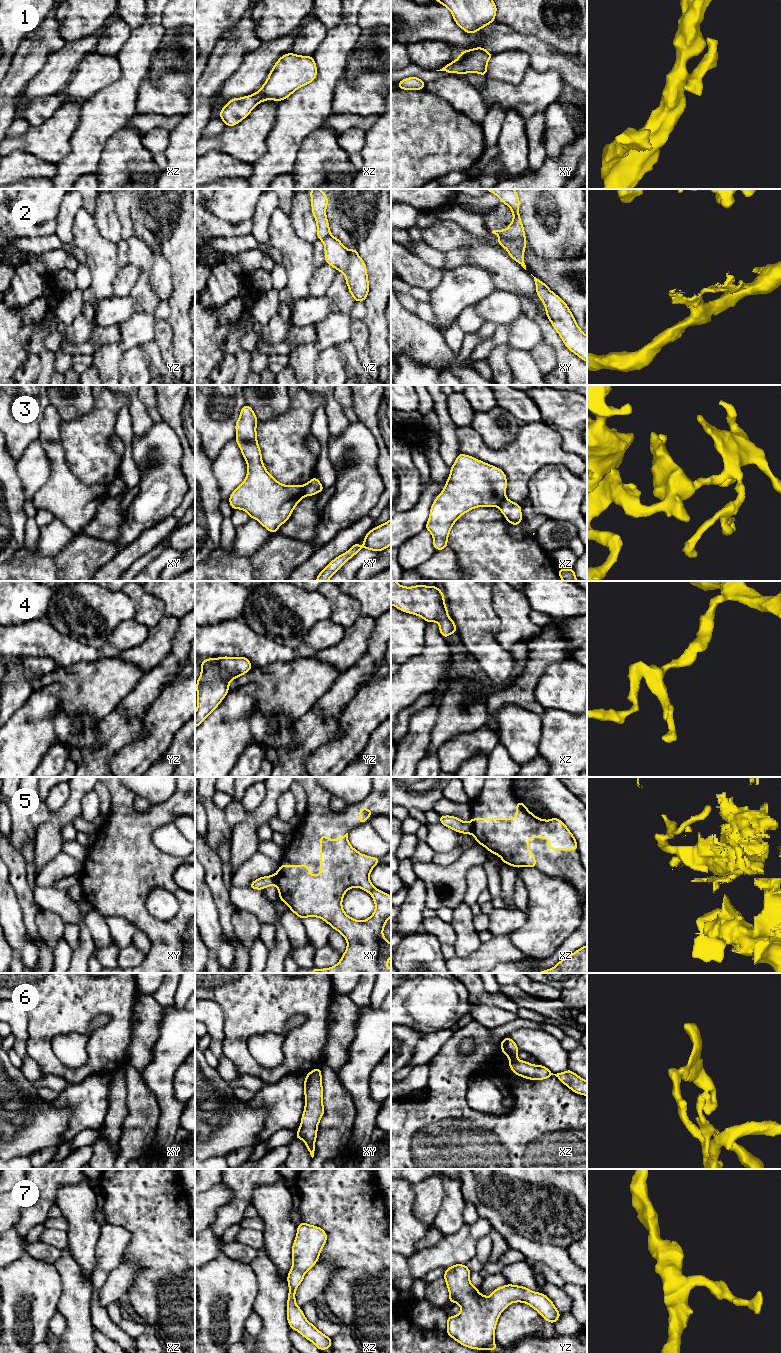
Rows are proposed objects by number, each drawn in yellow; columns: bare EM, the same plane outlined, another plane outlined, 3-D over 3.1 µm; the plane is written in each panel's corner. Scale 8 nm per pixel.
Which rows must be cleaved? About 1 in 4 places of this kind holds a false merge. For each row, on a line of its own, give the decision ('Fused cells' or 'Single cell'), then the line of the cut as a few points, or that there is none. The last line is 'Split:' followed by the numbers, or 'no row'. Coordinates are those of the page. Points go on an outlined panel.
1: Single cell. No split
2: Fused cells. Split along xy (500, 237), (523, 238), (525, 240)
3: Fused cells. Split along xy (303, 485), (306, 495)
4: Single cell. No split
5: Fused cells. Split along xz (470, 821), (472, 833)
6: Fused cells. Split along xz (515, 1056), (509, 1059)
7: Single cell. No split
Split: 2, 3, 5, 6

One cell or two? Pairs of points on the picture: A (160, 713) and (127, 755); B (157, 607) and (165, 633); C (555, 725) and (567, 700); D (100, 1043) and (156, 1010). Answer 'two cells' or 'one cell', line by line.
A: one cell
B: two cells
C: two cells
D: two cells

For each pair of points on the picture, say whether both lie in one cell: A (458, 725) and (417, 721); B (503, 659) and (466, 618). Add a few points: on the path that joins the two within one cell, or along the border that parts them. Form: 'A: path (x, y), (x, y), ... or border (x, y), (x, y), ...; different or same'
A: border (441, 700), (428, 745); different
B: path (493, 649), (477, 633), (476, 628); same

